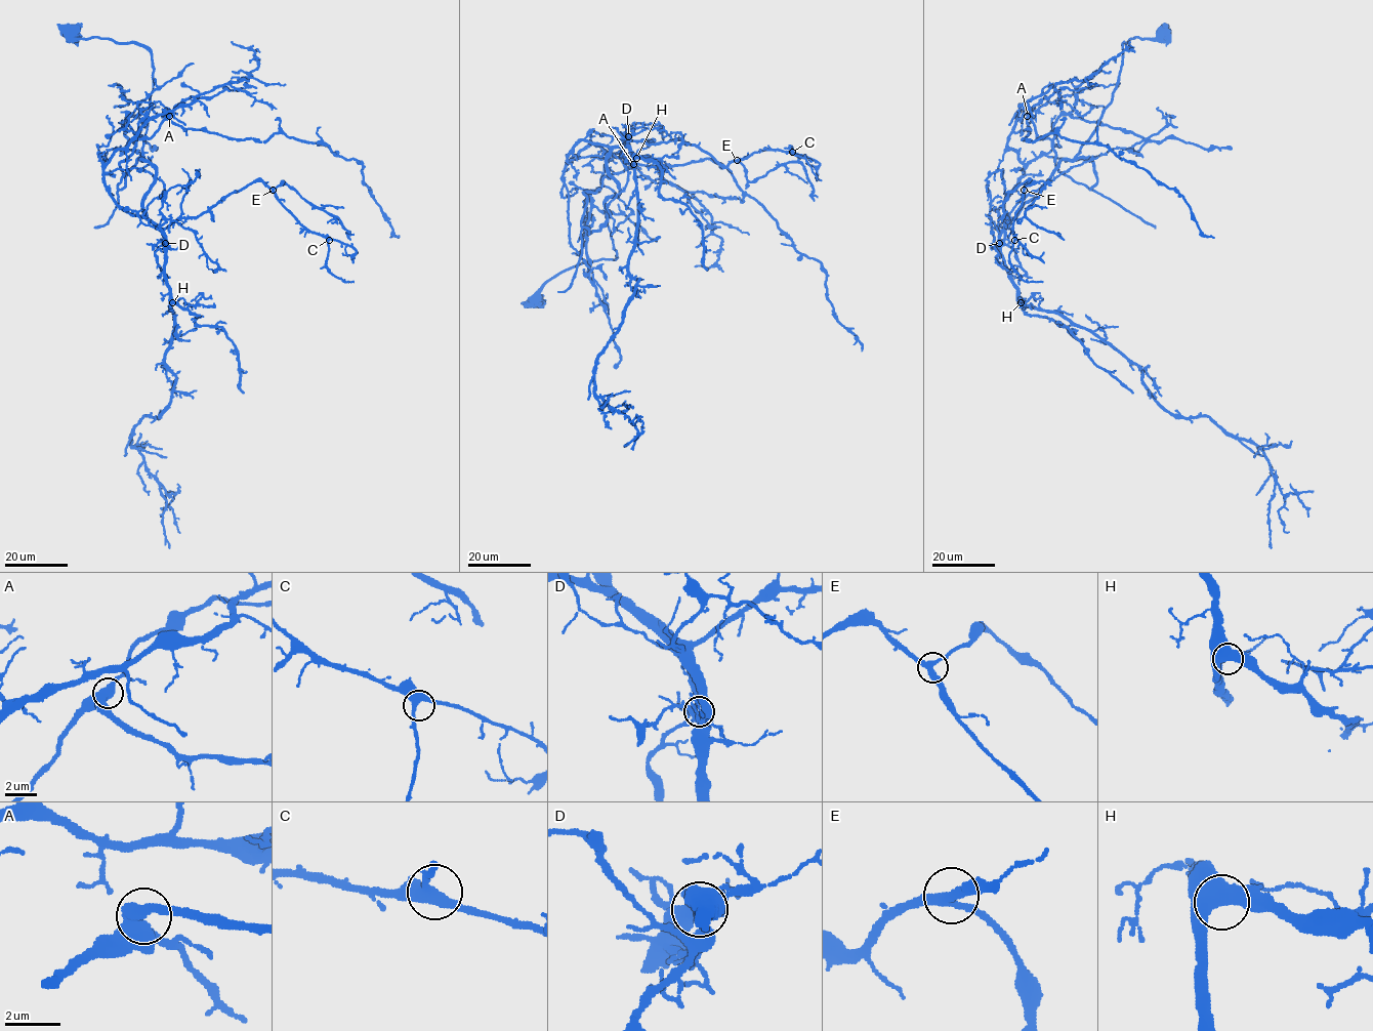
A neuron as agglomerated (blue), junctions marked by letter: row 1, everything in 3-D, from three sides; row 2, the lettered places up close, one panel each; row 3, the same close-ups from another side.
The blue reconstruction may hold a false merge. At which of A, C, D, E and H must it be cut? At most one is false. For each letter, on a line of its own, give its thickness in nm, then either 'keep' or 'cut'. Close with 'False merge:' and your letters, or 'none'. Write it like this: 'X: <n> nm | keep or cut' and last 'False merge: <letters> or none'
A: 440 nm | keep
C: 360 nm | keep
D: 400 nm | cut
E: 320 nm | keep
H: 500 nm | keep
False merge: D

